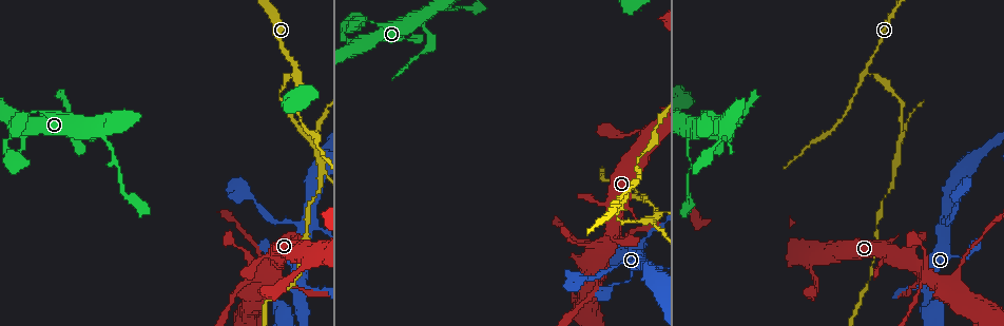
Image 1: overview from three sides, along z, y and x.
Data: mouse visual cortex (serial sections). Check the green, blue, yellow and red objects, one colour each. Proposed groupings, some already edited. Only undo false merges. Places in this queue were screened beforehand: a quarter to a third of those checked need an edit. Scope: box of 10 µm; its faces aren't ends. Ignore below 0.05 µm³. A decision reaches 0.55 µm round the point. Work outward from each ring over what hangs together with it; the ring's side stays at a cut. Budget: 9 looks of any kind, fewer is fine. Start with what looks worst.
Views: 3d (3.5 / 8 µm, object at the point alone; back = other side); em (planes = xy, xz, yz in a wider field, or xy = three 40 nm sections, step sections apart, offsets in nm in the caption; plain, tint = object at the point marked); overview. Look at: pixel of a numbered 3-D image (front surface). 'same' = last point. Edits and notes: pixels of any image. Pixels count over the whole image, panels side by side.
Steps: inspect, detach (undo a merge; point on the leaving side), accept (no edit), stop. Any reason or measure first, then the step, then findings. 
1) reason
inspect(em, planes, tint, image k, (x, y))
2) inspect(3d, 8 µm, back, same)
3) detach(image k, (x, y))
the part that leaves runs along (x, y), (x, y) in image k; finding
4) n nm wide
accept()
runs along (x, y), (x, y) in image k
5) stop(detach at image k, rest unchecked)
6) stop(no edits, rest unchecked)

two arms in line, one across
inspect(3d, 8 µm, image 1, (296, 71))

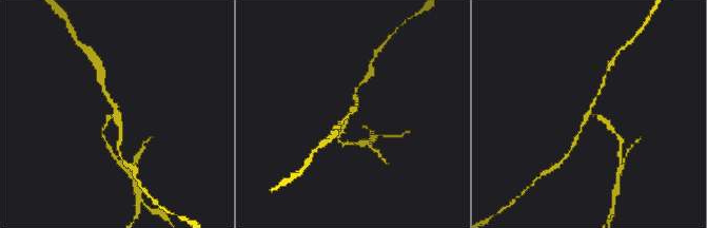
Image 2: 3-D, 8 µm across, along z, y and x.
closer look
inspect(3d, 3.5 µm, same)

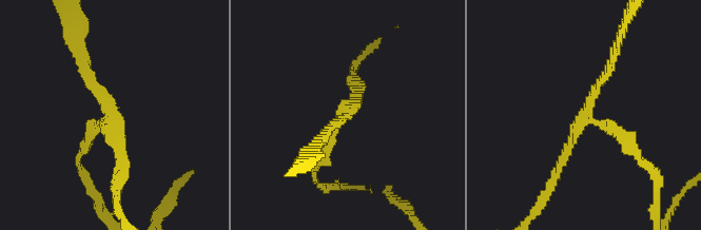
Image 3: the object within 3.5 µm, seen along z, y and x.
3 arms; arms of 150, 150, 200 nm
inspect(em, planes, tint, image 3, (346, 117))

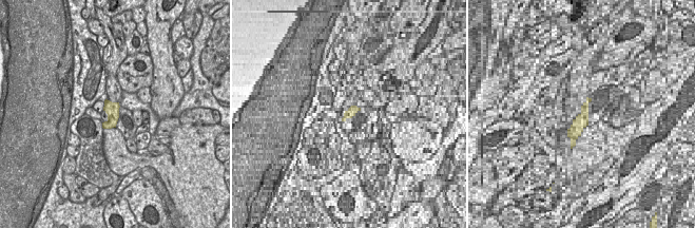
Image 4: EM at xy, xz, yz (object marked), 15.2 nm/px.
detach(image 3, (621, 139))
the part that leaves runs along (591, 121), (622, 134), (657, 186) in image 3; a second cell is stuck on

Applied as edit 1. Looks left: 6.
inspect(overview)

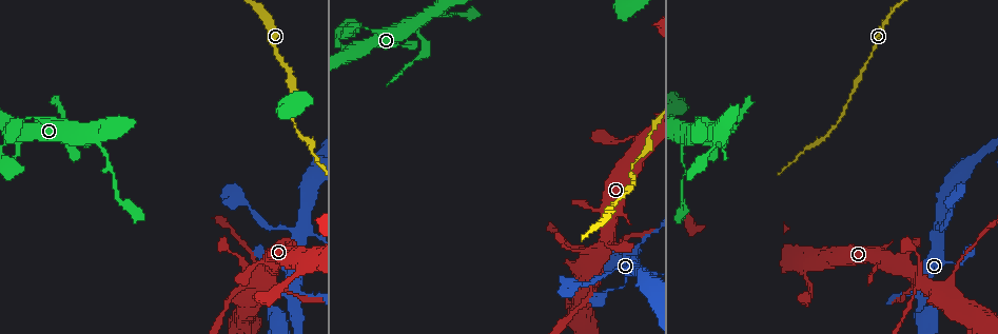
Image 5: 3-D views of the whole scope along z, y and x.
thin arm on a thick one
inspect(3d, 3.5 µm, image 5, (720, 135))

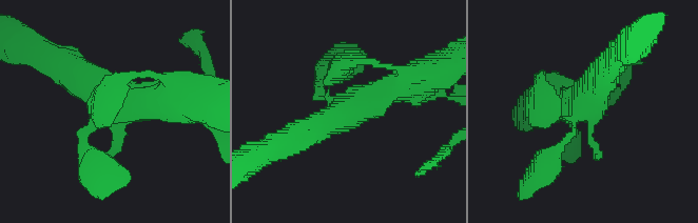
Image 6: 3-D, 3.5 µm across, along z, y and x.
inspect(em, xy, step 5, tint, image 6, (583, 107))

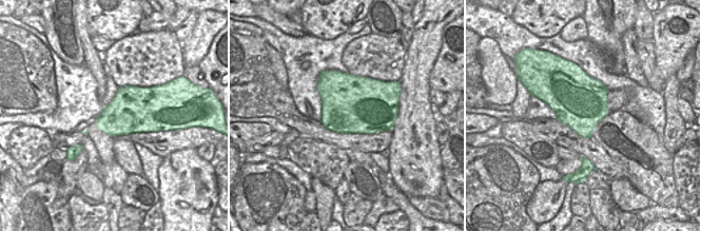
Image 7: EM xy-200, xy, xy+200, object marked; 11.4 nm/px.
650 nm wide
accept()
runs along (179, 101), (109, 107), (82, 140), (92, 159) in image 6; continuous, no second cell

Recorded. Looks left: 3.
sudden change in width
inspect(3d, 8 µm, image 5, (257, 278))

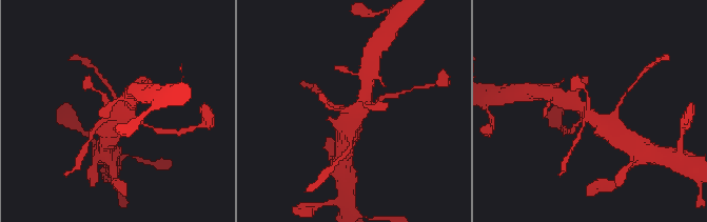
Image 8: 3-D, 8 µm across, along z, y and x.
inspect(em, xy, step 1, tint, same)

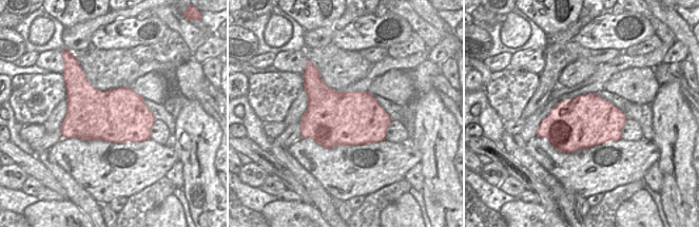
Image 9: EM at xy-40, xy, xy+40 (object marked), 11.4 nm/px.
650 nm wide
accept()
runs along (582, 107), (608, 122), (625, 143) in image 8; one cell here

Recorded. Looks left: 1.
calibre changes
inspect(3d, 3.5 µm, image 5, (416, 33))

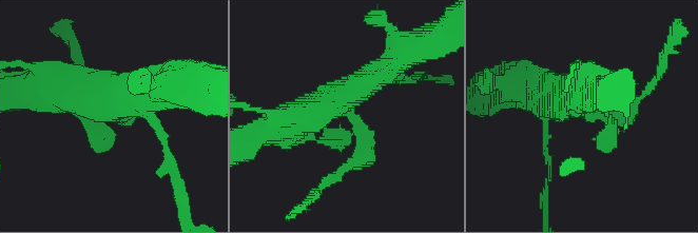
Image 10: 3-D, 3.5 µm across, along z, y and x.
accept()
runs along (292, 123), (337, 99), (363, 132), (350, 163) in image 10; continuous, no second cell

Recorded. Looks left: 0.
stop(detach at image 3, rest unchecked)

